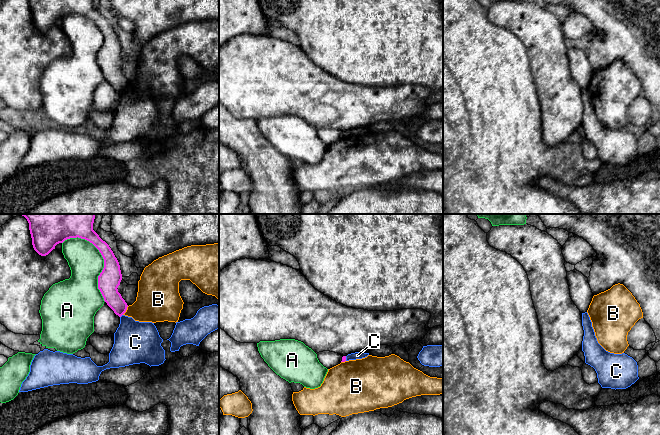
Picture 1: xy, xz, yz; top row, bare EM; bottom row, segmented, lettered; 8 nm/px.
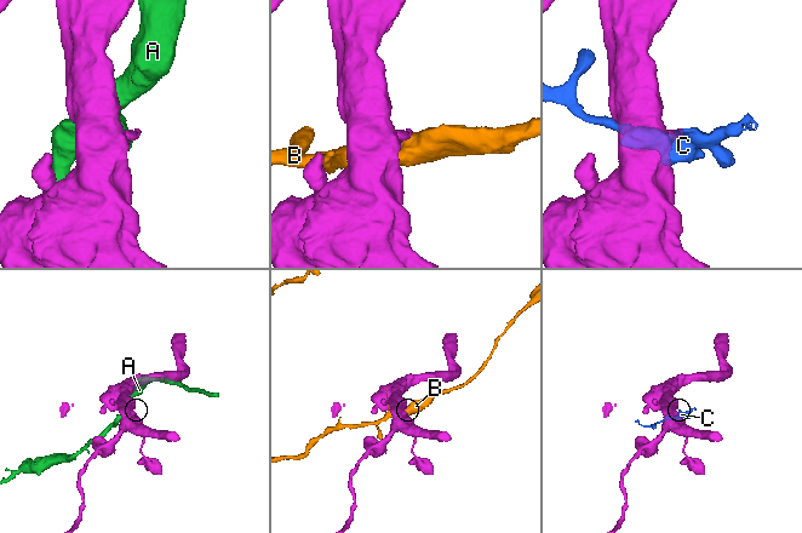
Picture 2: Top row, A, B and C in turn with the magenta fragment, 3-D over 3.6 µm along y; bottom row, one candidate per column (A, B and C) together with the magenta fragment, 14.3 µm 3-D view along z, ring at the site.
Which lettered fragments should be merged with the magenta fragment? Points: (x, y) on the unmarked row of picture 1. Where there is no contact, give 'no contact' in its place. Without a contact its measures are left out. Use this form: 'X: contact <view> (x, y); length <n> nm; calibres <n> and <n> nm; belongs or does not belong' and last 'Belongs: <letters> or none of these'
A: contact xy (103, 34); length 600 nm; calibres 180 and 280 nm; does not belong
B: contact xy (126, 85); length 90 nm; calibres 160 and 320 nm; does not belong
C: contact xy (121, 91); length 40 nm; calibres 140 and 340 nm; does not belong
Belongs: none of these

